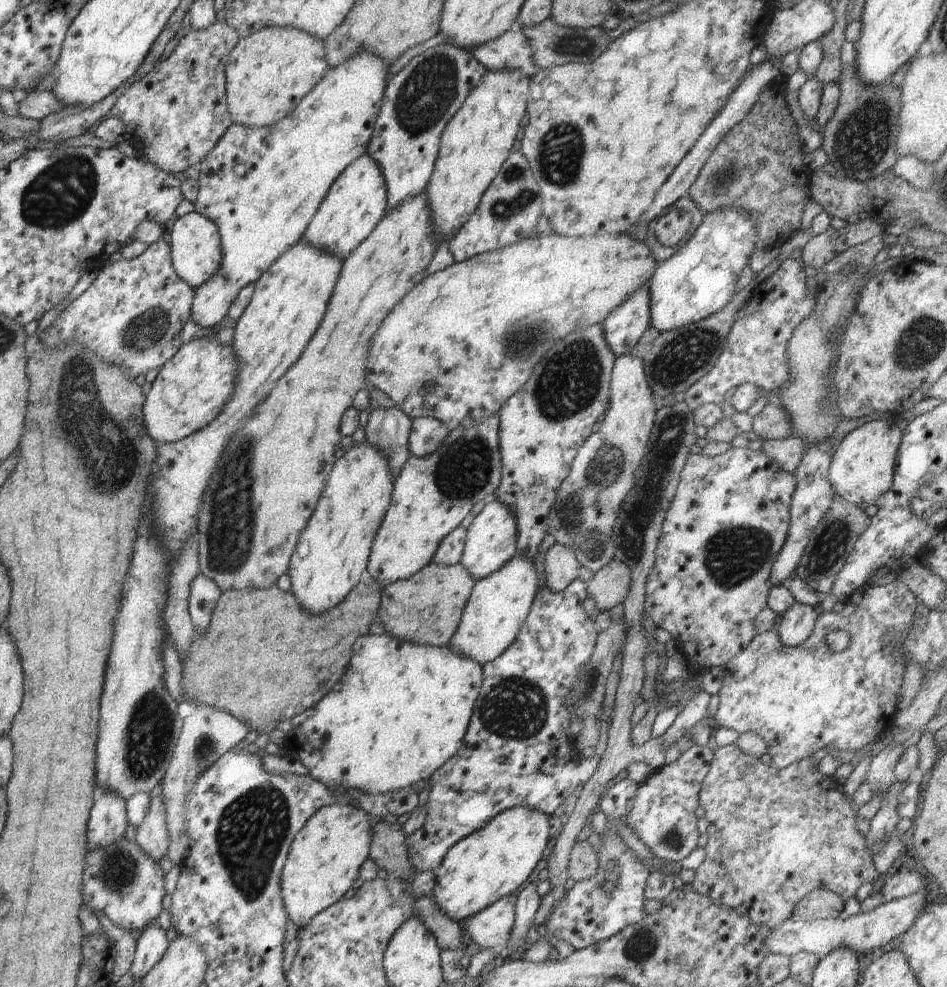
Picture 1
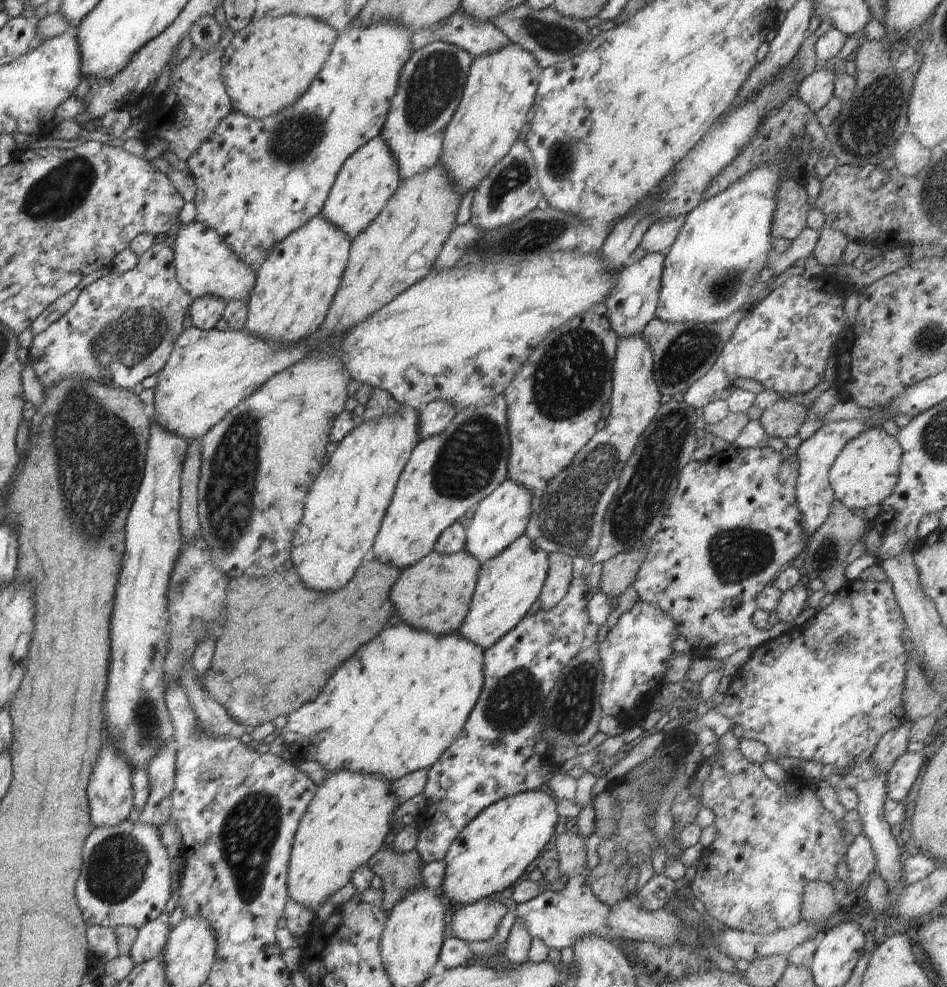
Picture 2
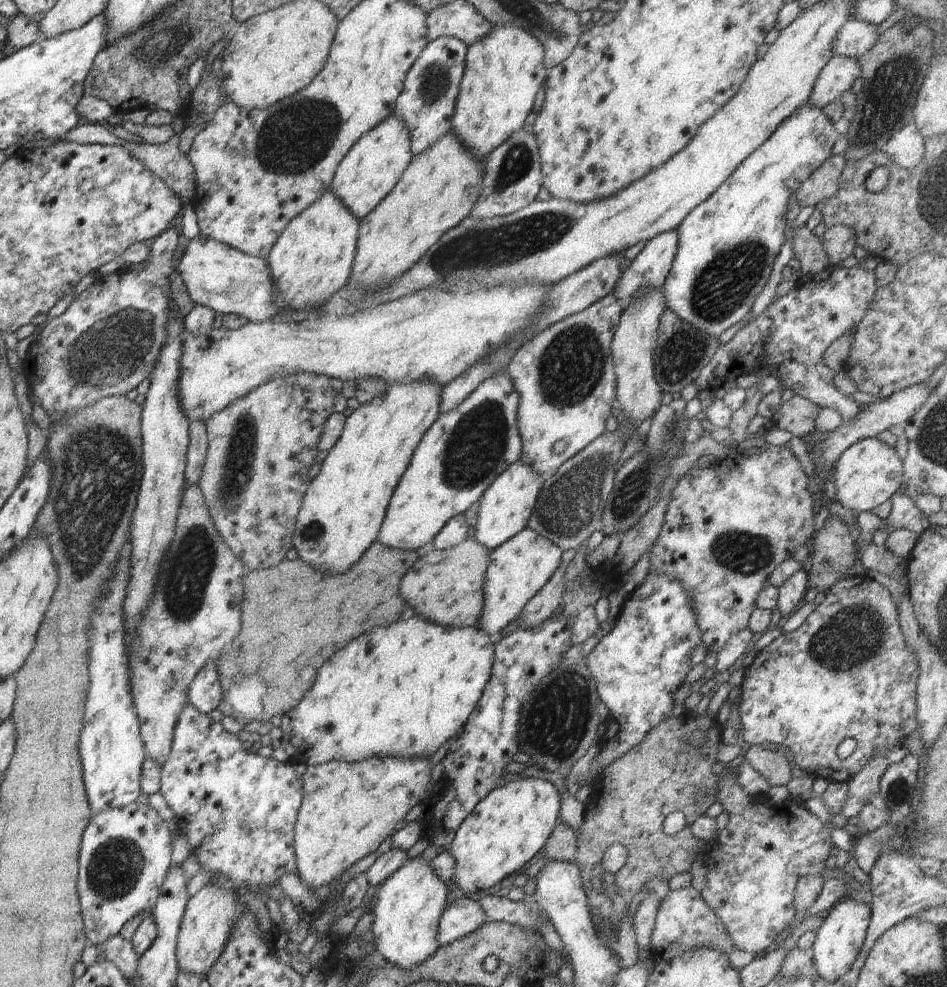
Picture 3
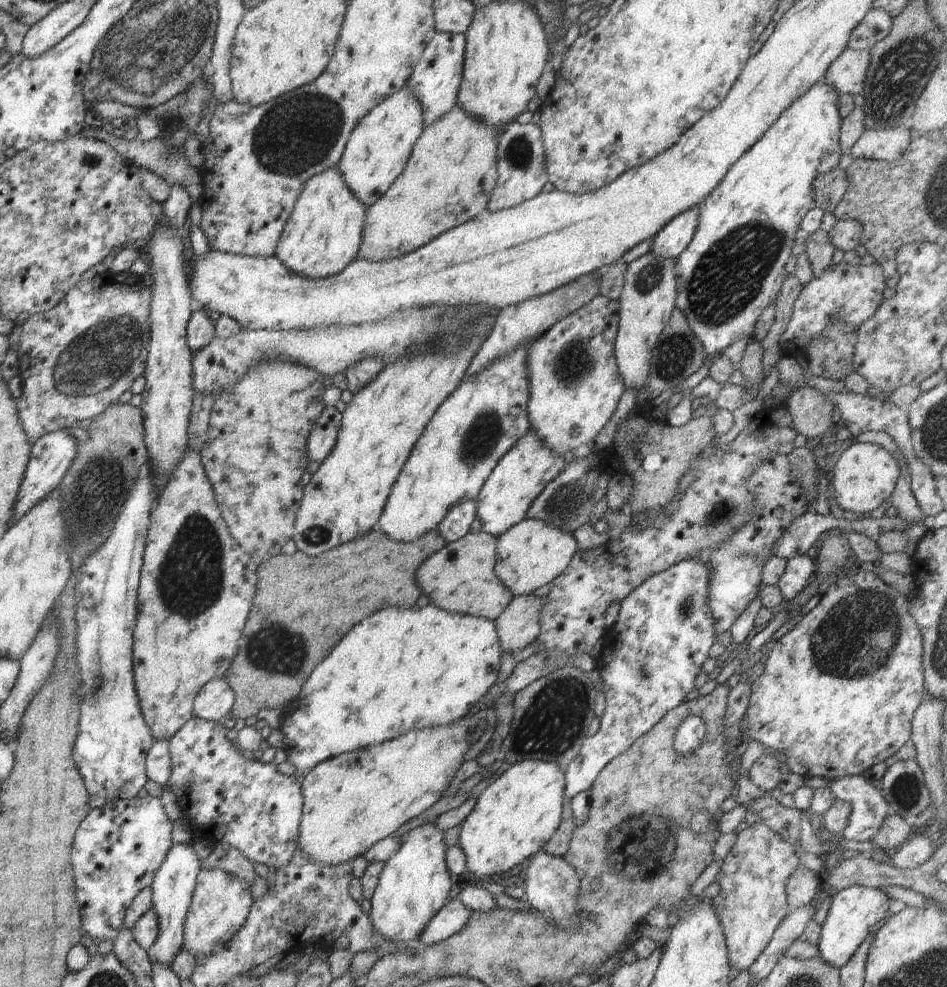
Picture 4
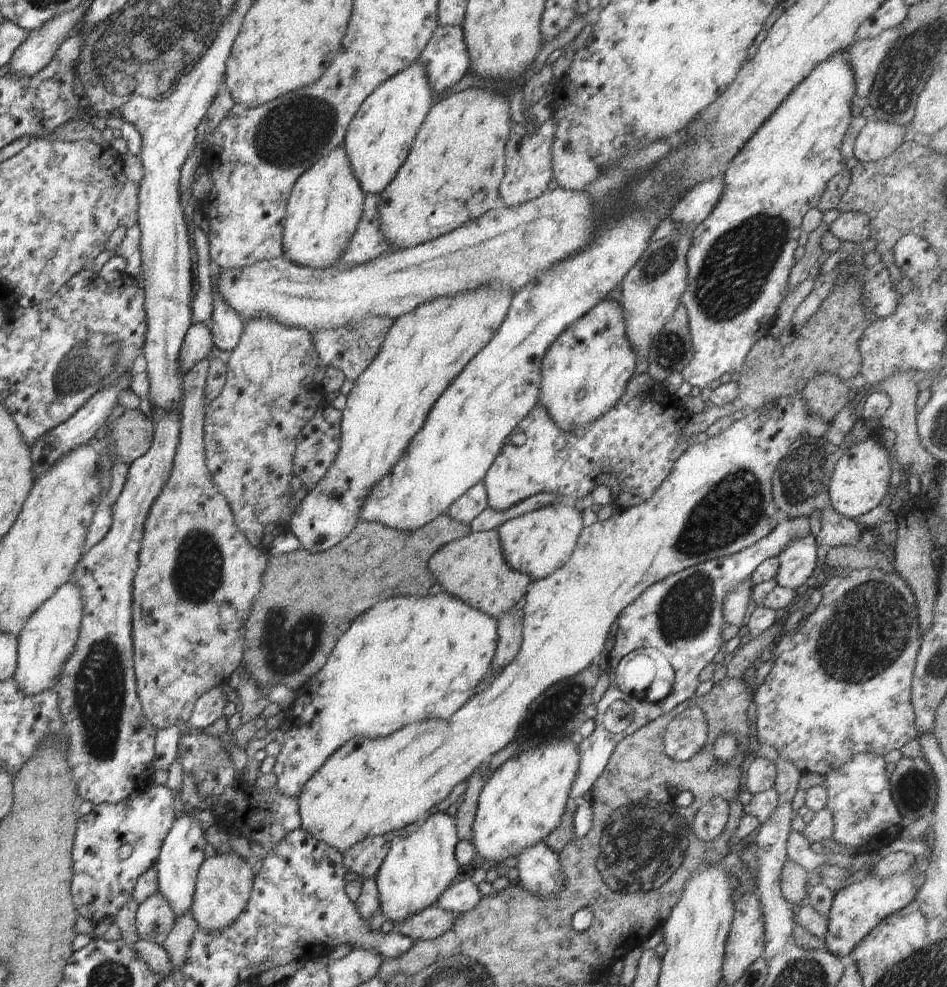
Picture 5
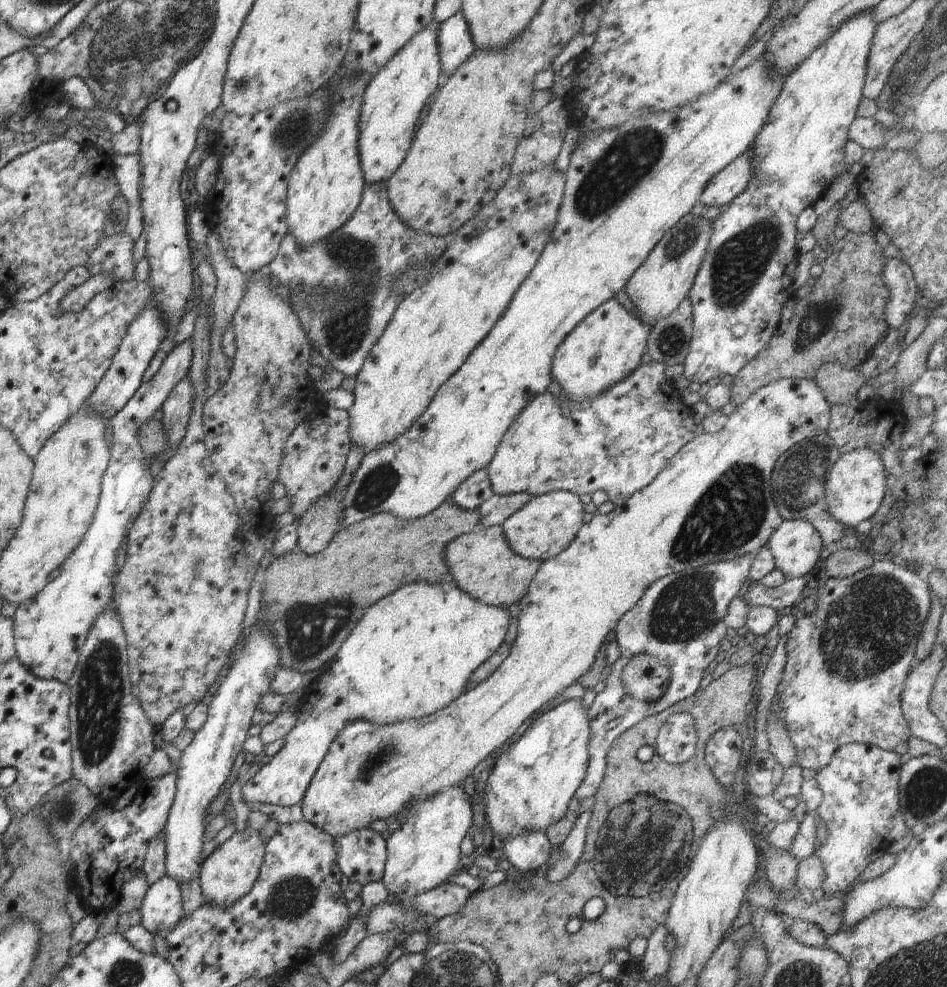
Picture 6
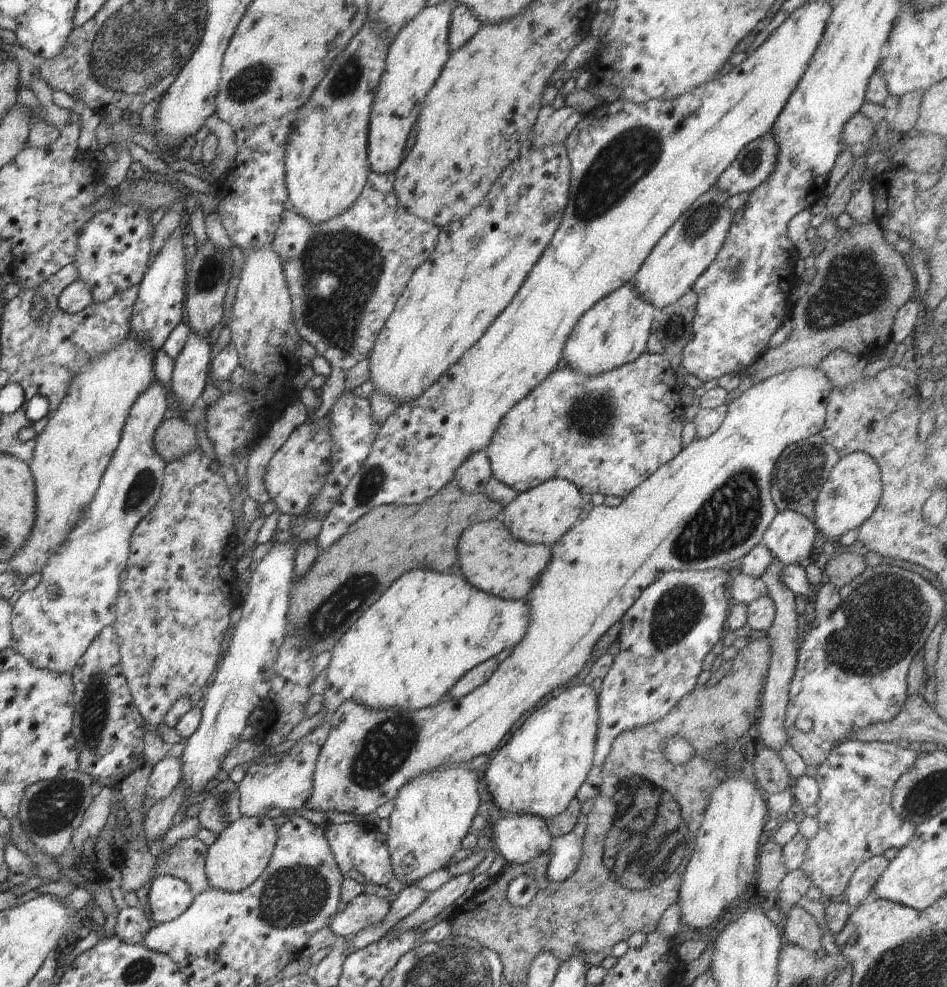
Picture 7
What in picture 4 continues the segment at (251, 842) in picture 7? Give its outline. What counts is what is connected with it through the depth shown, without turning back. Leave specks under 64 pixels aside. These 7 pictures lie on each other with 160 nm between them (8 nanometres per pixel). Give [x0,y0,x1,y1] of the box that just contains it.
[184,868,253,958]

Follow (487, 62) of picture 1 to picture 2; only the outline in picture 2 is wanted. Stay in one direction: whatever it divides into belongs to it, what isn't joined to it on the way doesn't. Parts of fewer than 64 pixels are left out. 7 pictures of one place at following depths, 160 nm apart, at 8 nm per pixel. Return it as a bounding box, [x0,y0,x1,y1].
[411,10,511,57]

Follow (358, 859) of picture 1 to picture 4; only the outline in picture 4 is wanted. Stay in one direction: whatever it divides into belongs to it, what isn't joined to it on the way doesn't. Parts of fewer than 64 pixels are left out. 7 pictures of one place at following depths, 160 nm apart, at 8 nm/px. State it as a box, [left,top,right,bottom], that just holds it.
[299,716,479,866]

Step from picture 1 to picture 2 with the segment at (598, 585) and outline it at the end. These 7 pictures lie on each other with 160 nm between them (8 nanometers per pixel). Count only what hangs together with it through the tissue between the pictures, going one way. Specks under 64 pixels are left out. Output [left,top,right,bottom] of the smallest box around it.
[600,547,647,598]

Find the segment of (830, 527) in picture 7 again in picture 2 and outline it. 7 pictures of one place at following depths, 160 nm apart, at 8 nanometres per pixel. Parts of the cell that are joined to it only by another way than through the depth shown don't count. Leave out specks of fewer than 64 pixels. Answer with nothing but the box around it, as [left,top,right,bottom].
[828,426,902,511]

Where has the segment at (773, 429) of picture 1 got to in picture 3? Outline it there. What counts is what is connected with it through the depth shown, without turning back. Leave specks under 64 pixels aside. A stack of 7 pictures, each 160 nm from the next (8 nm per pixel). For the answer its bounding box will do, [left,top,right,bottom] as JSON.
[774,395,818,438]

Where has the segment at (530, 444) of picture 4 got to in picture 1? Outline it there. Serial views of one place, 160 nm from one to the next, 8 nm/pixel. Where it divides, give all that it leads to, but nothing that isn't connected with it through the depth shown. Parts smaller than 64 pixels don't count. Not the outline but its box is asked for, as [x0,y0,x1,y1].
[460,498,518,582]

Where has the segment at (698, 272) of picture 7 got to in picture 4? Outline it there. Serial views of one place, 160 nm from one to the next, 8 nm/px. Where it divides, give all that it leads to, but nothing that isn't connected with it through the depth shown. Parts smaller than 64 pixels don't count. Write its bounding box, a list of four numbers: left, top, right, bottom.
[614,253,678,392]

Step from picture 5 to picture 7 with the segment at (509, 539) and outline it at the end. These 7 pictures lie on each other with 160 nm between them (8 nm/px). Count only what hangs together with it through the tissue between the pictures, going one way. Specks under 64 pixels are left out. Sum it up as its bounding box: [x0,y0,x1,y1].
[499,479,582,546]

